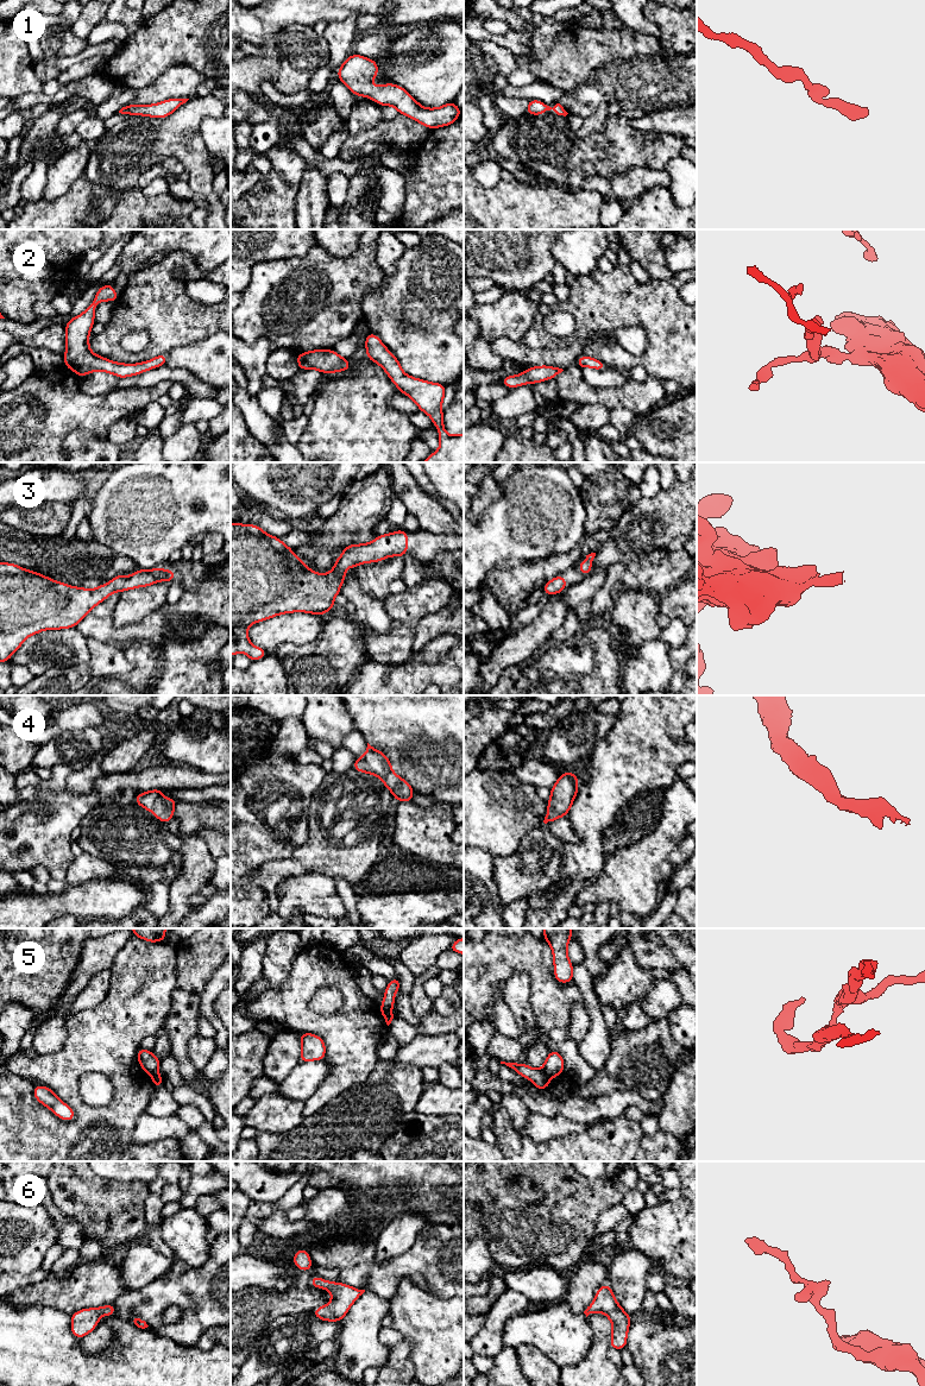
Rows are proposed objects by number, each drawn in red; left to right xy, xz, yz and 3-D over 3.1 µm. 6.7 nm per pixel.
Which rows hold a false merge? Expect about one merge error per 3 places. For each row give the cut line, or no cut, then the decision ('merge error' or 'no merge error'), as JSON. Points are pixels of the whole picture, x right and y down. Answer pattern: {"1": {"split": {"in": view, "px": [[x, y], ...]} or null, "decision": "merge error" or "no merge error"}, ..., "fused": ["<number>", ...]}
{"1": {"split": null, "decision": "no merge error"}, "2": {"split": null, "decision": "no merge error"}, "3": {"split": null, "decision": "no merge error"}, "4": {"split": null, "decision": "no merge error"}, "5": {"split": {"in": "xz", "px": [[379, 1008], [390, 1013]]}, "decision": "merge error"}, "6": {"split": null, "decision": "no merge error"}, "fused": ["5"]}

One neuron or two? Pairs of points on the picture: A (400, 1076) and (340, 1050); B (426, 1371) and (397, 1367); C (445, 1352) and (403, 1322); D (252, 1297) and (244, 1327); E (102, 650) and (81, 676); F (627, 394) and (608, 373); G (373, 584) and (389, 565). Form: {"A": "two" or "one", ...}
{"A": "two", "B": "two", "C": "one", "D": "one", "E": "one", "F": "two", "G": "one"}

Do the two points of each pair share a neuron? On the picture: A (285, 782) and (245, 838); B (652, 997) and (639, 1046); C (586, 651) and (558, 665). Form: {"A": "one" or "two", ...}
{"A": "one", "B": "two", "C": "one"}

